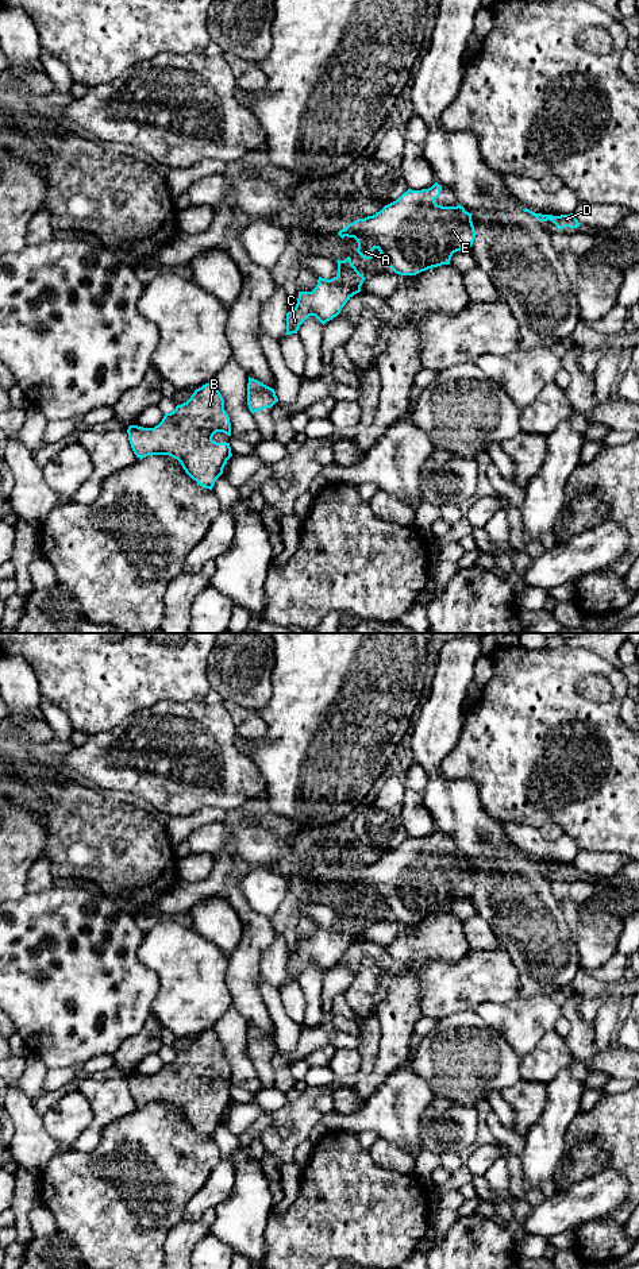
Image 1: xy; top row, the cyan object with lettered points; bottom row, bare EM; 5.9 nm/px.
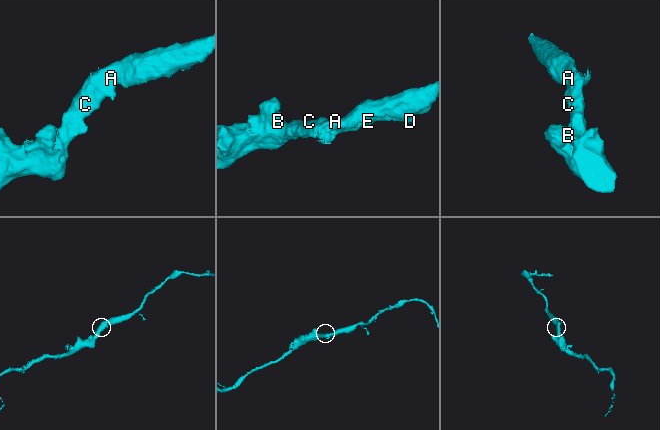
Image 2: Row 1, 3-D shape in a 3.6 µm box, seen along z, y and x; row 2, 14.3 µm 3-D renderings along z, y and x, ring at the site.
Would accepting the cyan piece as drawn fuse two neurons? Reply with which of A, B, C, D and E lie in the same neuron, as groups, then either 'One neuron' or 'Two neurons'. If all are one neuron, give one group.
Groups: A B C D E. One neuron

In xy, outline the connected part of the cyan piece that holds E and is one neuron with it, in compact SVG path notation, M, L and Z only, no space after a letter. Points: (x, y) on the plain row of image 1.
M438 830L428 837L408 837L380 860L350 871L338 883L354 886L363 907L372 907L377 896L381 909L400 923L450 913L453 902L469 898L477 882L473 861L461 853L435 850L440 838Z

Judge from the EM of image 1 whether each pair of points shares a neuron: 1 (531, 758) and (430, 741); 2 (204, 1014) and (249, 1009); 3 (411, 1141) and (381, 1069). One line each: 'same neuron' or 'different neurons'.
1: different neurons
2: different neurons
3: different neurons

